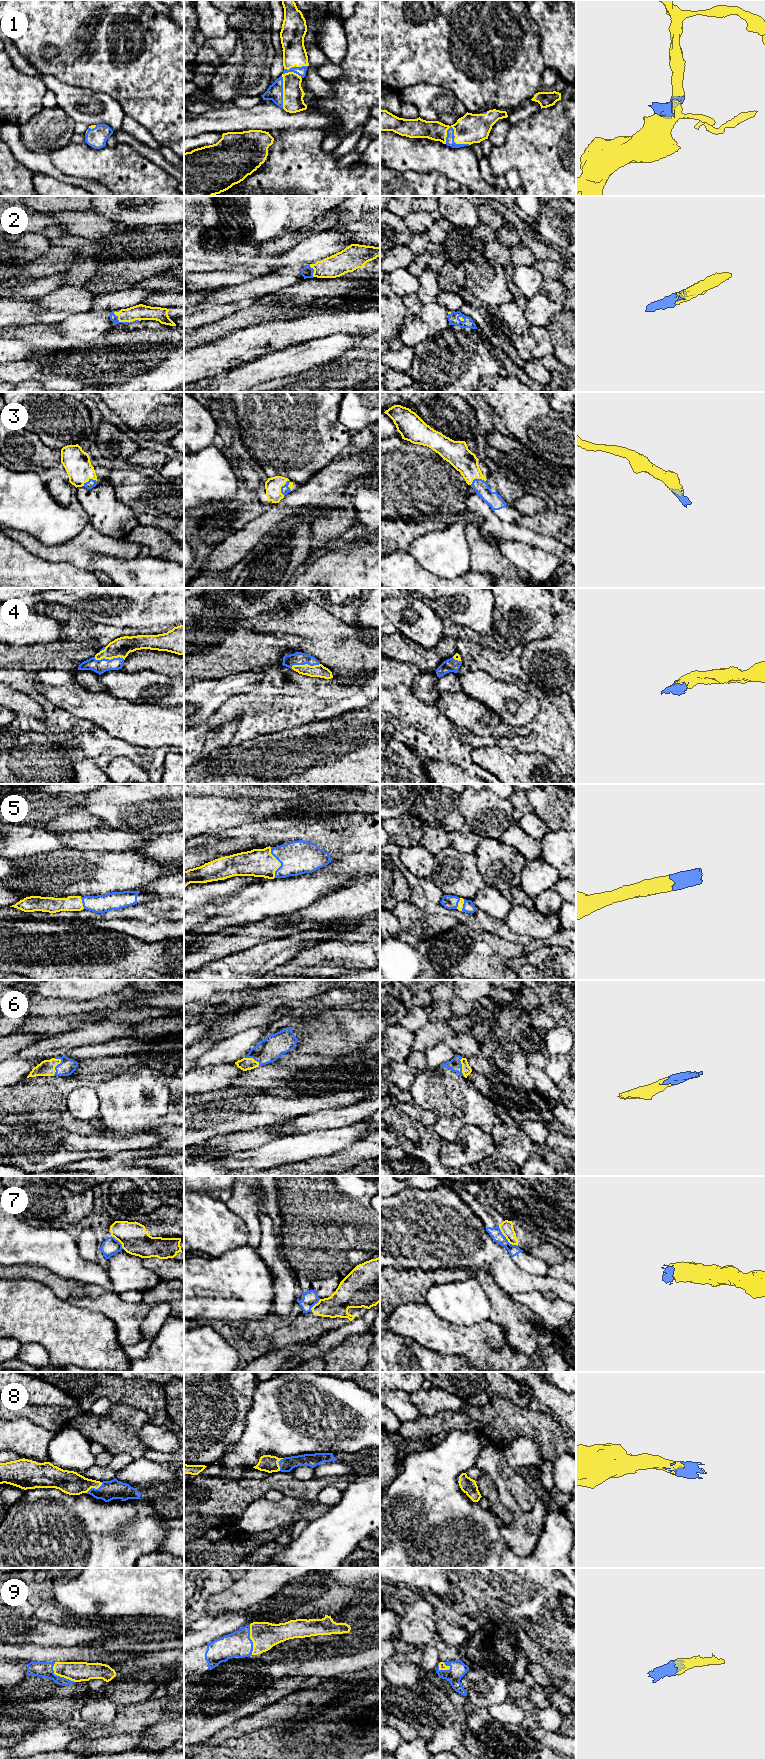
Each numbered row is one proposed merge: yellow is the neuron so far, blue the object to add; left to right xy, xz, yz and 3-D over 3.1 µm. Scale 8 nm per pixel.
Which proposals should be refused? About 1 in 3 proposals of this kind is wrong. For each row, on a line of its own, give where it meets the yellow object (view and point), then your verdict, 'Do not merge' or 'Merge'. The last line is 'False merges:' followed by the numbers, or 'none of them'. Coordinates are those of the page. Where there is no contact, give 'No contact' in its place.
1: Touches yellow at xz (283, 78). Merge
2: Touches yellow at xy (120, 321). Merge
3: Touches yellow at xz (281, 486). Merge
4: Touches yellow at xy (109, 659). Merge
5: Touches yellow at xz (279, 862). Merge
6: Touches yellow at xy (55, 1066). Merge
7: Touches yellow at yz (506, 1238). Do not merge
8: Touches yellow at xy (94, 1487). Merge
9: Touches yellow at xy (59, 1675). Merge
False merges: 7

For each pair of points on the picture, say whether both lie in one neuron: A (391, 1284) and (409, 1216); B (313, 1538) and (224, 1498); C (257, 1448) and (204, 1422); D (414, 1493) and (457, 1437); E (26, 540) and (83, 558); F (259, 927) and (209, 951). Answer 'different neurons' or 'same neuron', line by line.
A: different neurons
B: different neurons
C: different neurons
D: same neuron
E: same neuron
F: same neuron

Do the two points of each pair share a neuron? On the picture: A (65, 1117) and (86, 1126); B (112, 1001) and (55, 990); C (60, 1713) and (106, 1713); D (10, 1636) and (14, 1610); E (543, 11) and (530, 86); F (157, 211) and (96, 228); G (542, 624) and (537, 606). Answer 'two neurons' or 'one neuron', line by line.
A: one neuron
B: two neurons
C: two neurons
D: one neuron
E: two neurons
F: two neurons
G: one neuron

